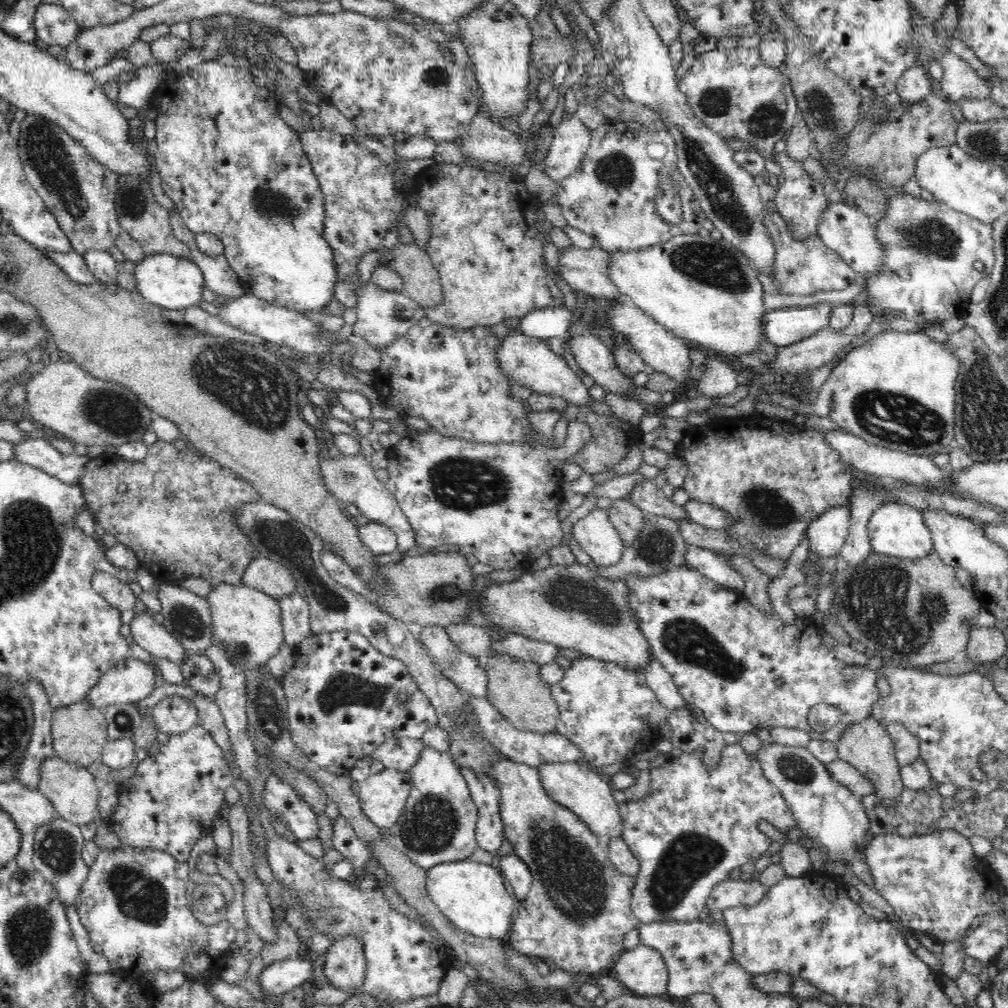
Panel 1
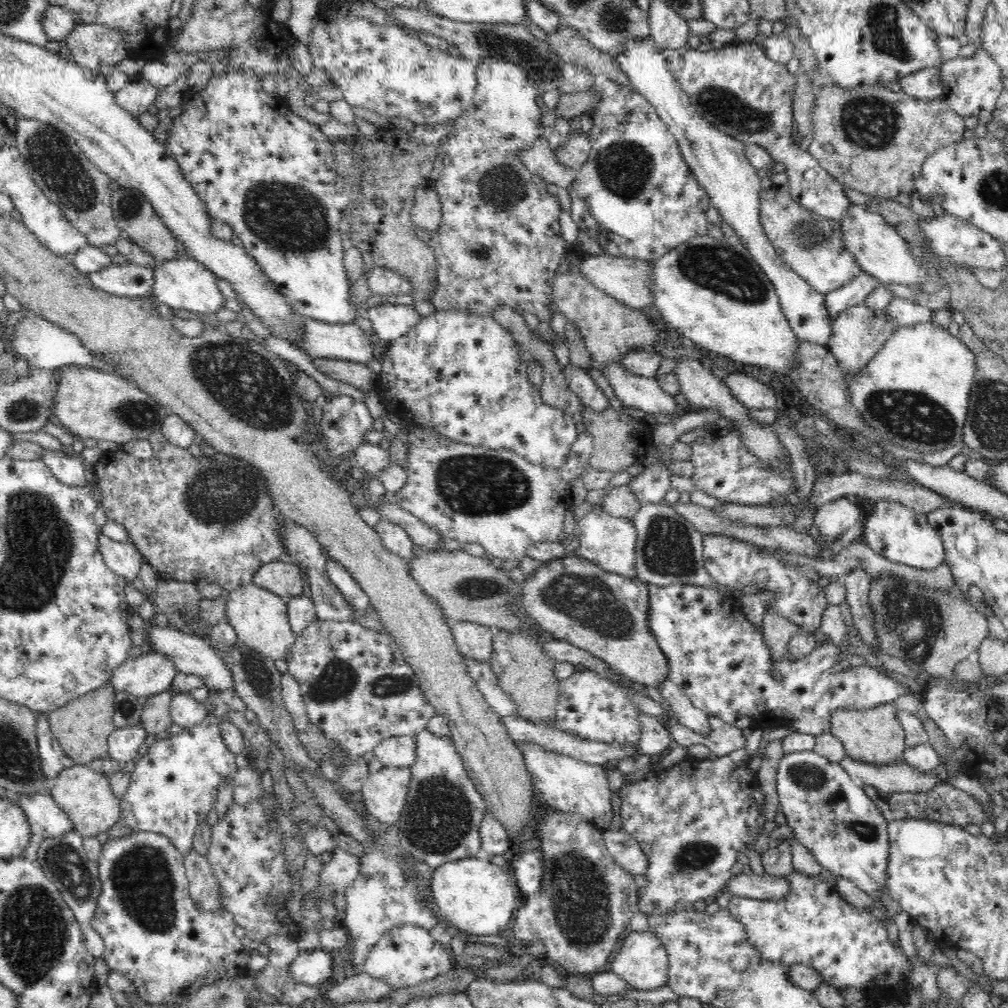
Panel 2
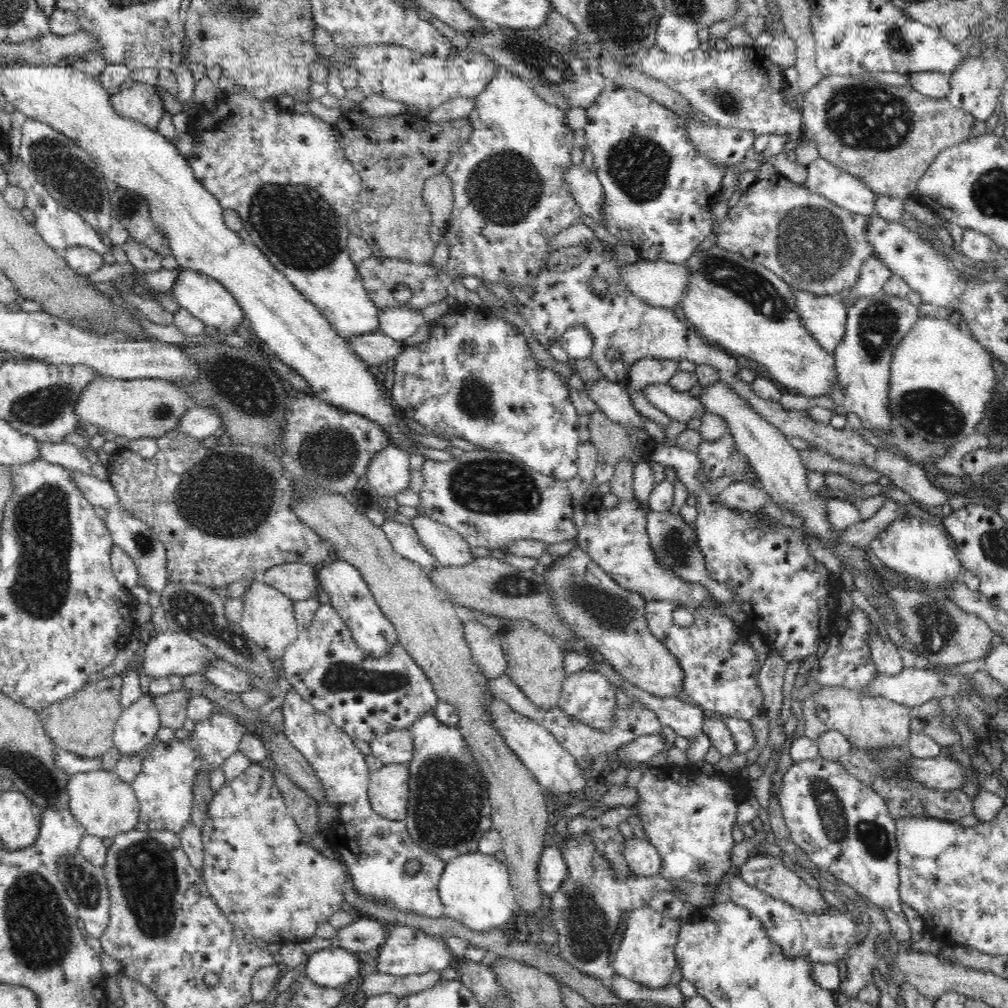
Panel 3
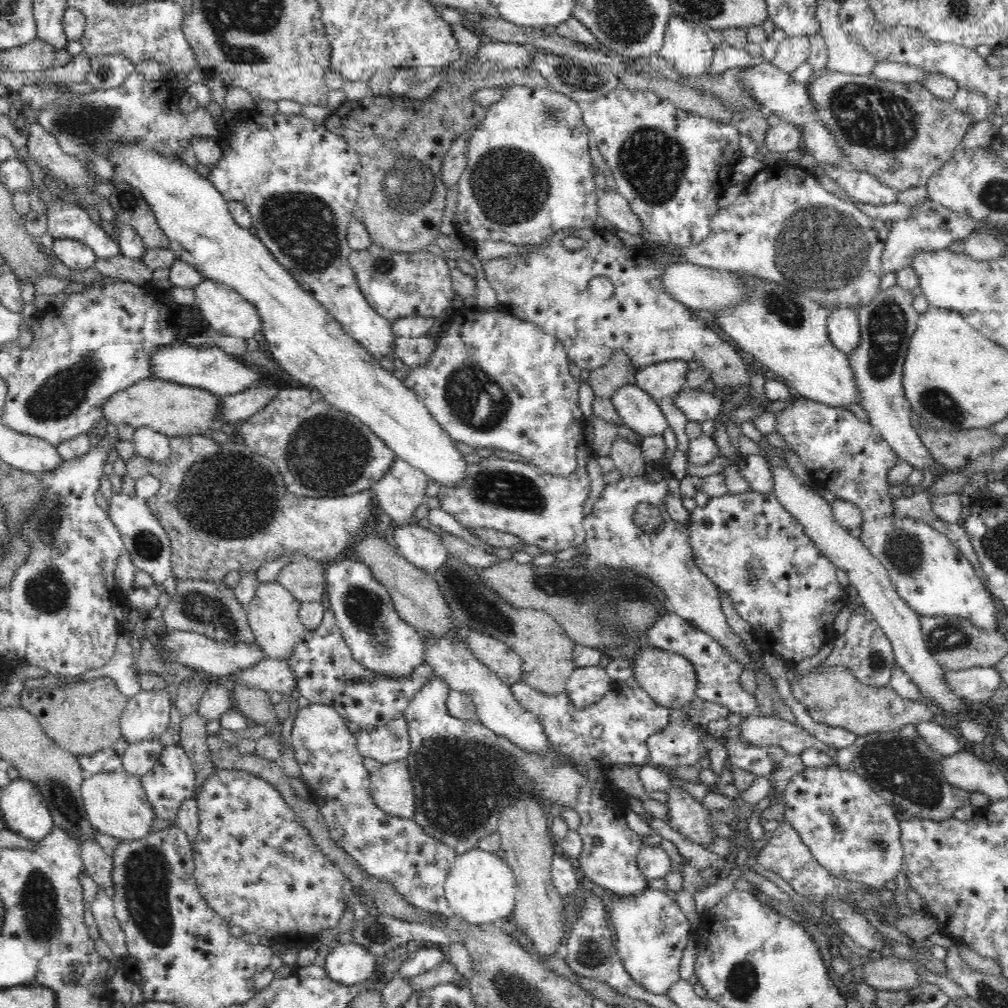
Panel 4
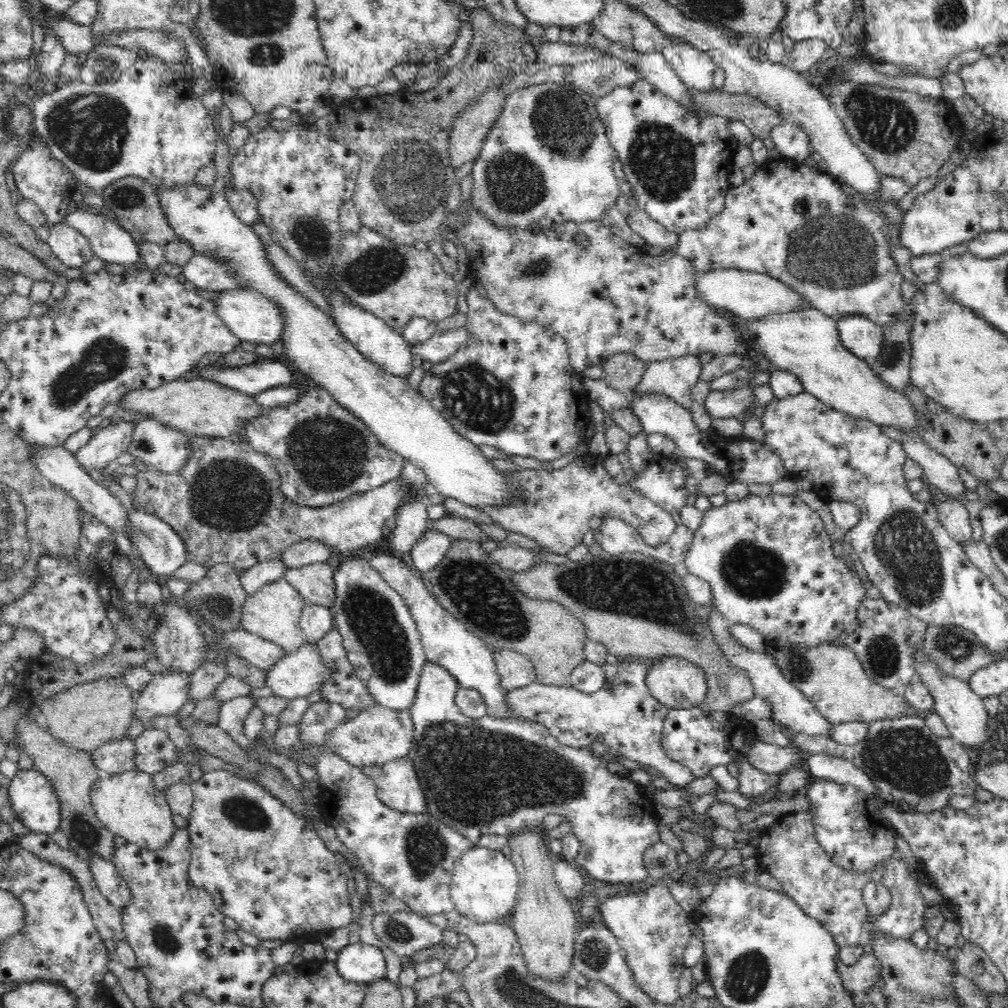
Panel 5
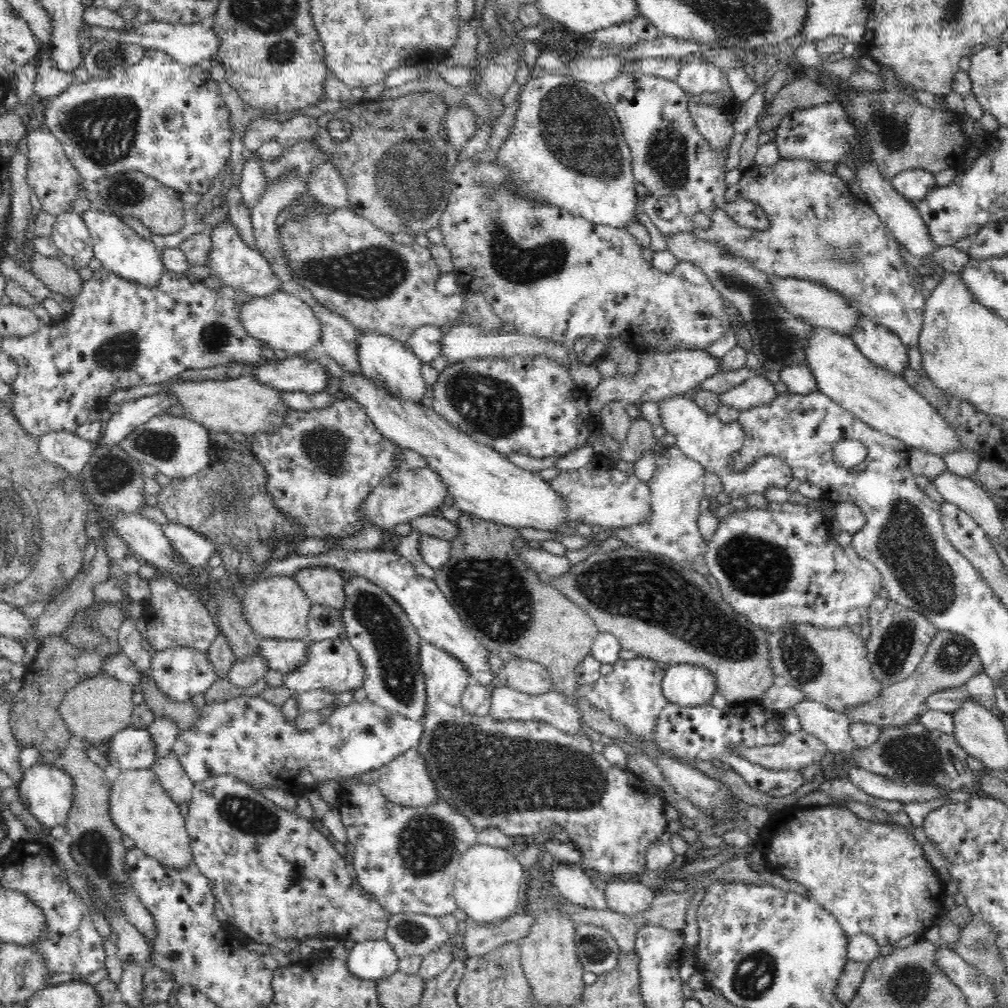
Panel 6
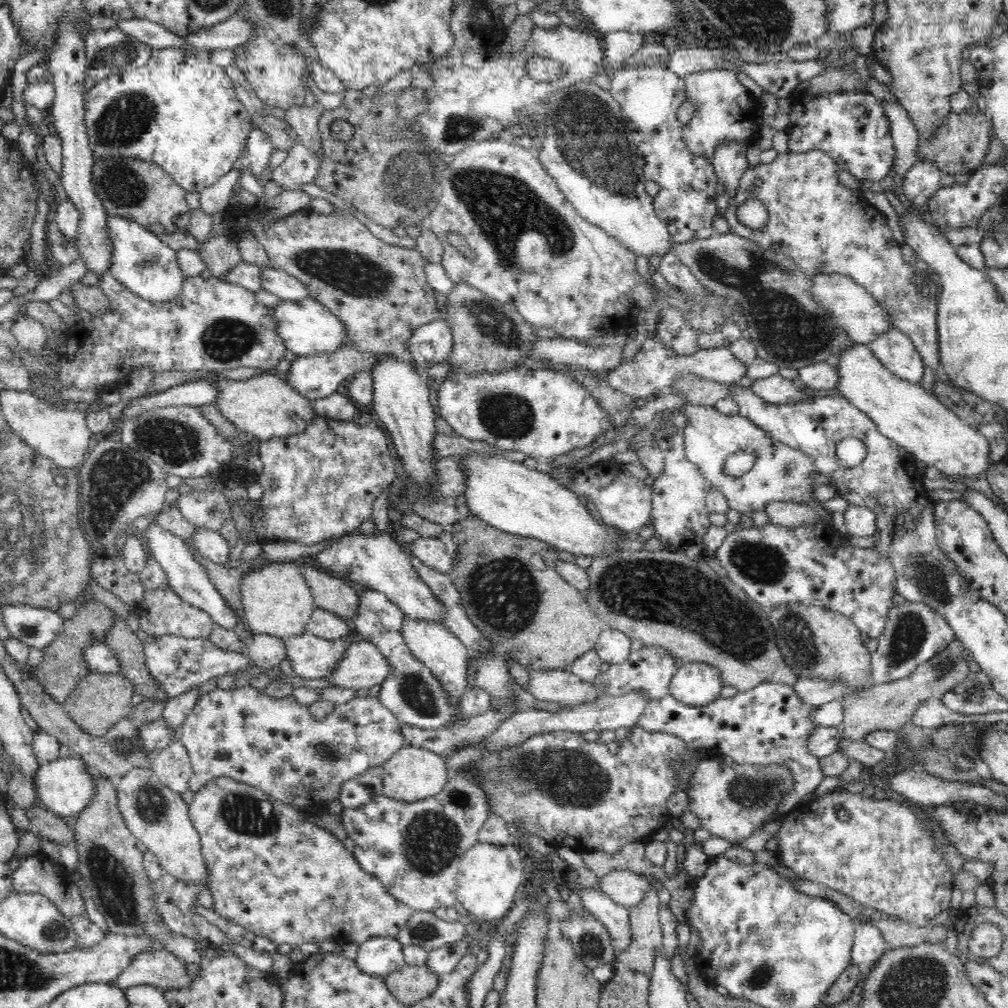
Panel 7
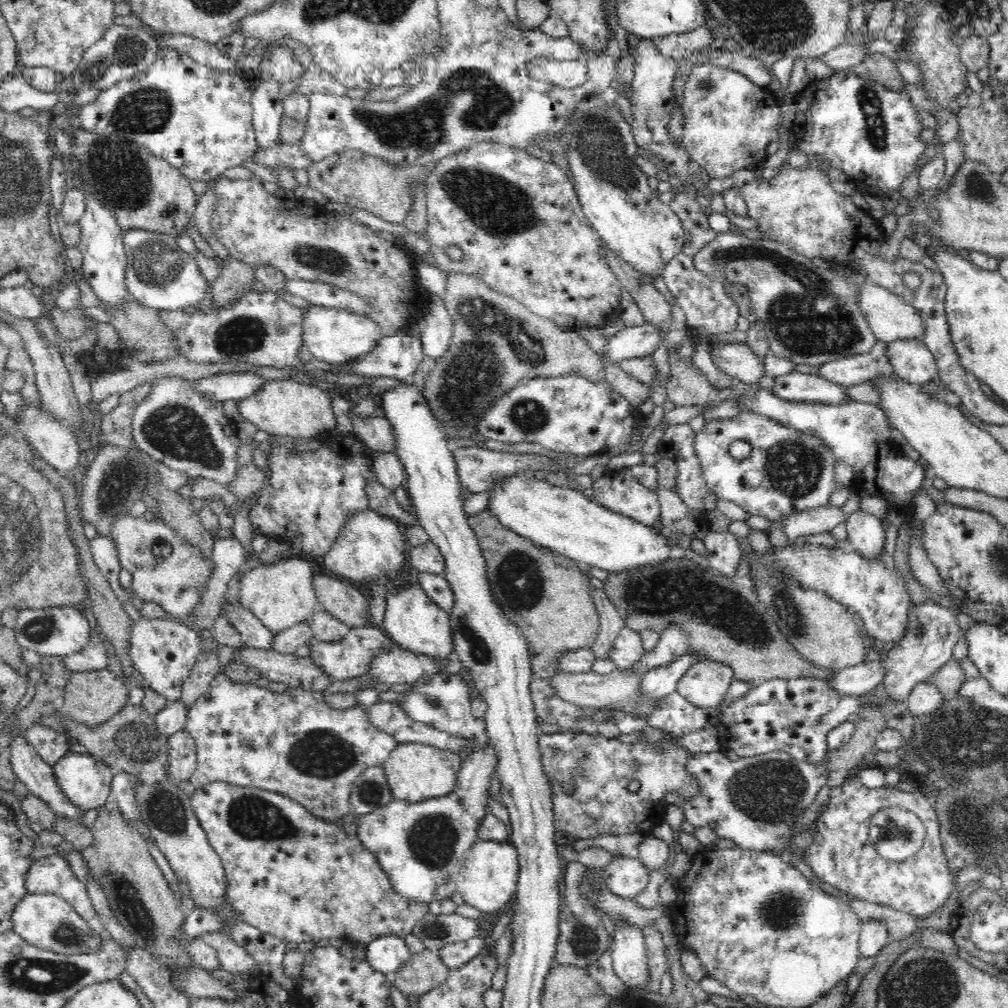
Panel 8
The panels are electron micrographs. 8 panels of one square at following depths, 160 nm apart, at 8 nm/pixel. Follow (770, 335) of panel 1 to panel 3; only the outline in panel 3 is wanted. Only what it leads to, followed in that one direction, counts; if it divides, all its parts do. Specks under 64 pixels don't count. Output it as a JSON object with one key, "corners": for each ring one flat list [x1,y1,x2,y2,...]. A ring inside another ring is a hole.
{"corners":[[870,256,863,262,859,279,847,291,840,293,842,302,848,307,852,302,869,298,883,290,884,284,892,276,891,270,881,260]]}

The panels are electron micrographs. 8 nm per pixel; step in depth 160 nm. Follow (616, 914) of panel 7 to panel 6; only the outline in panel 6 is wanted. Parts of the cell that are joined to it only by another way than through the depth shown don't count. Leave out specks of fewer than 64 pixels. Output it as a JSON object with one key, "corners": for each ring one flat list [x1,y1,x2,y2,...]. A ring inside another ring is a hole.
{"corners":[[560,864,551,871,550,881,561,900,598,910,607,908,605,891,594,886,588,873,580,866]]}

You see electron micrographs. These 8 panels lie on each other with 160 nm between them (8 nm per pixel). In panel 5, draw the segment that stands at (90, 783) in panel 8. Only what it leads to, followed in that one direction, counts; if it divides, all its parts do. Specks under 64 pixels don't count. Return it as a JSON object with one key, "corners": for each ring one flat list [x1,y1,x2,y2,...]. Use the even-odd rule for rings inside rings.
{"corners":[[34,768,20,770,8,787,11,807,29,831,52,835,59,830,60,803,44,774]]}

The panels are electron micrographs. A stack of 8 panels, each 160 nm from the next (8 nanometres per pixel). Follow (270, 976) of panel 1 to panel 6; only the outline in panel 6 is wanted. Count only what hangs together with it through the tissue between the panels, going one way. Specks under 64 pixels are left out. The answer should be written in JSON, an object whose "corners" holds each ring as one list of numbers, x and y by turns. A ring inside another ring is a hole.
{"corners":[[368,940,349,950,346,964,354,976,377,981,398,971,399,959,387,940]]}

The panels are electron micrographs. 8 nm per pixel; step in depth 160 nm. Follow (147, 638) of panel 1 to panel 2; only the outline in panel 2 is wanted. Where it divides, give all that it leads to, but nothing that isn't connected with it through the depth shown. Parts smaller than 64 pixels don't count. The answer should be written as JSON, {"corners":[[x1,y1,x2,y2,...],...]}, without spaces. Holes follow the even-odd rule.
{"corners":[[155,623,154,627,146,633,153,651,158,651,158,653,162,653,166,658,169,658,174,662,178,671,199,676,204,679,204,684,209,689,226,690,234,688,231,670,206,640,196,635,180,632,171,626,161,628]]}

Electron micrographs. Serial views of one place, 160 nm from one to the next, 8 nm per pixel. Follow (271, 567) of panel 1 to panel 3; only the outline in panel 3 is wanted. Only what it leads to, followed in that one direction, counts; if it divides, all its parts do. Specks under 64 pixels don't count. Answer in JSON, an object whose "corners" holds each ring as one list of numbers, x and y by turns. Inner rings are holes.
{"corners":[[285,563,263,574,263,584,272,586,290,600,304,601,316,597,320,585,318,567,303,563]]}

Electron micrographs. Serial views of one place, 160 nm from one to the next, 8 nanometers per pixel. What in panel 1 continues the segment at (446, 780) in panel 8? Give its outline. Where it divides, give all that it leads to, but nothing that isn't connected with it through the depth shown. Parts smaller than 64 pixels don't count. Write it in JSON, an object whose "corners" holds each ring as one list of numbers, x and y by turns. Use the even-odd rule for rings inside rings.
{"corners":[[385,768,359,783,358,792,364,814,380,828,392,828,404,812,411,791,411,776]]}

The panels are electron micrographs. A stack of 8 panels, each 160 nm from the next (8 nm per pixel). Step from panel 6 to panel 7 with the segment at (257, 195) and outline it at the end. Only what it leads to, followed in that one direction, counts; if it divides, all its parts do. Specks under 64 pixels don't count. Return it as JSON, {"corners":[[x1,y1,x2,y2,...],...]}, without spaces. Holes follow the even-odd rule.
{"corners":[[254,127,247,140,246,150,246,162,250,167,251,176,262,183,260,176,269,168,270,157,274,150,272,141,264,131]]}

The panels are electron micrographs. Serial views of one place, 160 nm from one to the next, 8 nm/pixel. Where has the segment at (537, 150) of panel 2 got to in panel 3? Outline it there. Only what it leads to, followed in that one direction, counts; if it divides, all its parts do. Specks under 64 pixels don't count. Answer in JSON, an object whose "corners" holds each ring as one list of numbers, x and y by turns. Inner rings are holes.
{"corners":[[586,150,584,164,580,164,580,166,572,164,563,175,563,181,569,184,574,200,581,208,582,214,591,216,600,224,600,222,604,222,601,208,605,194,598,177,590,170,592,154,590,150]]}

